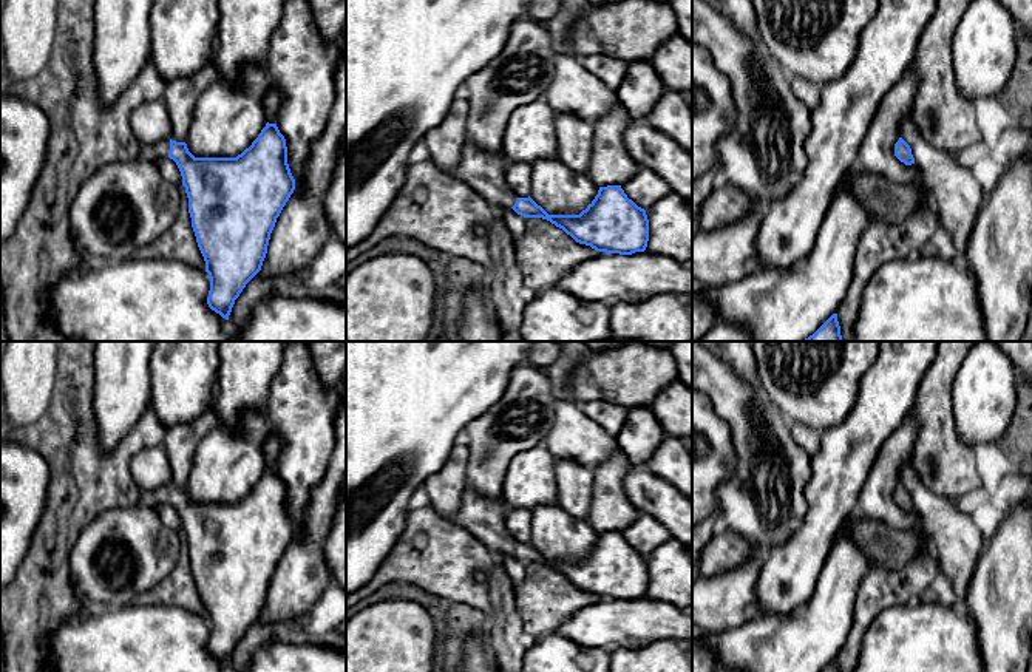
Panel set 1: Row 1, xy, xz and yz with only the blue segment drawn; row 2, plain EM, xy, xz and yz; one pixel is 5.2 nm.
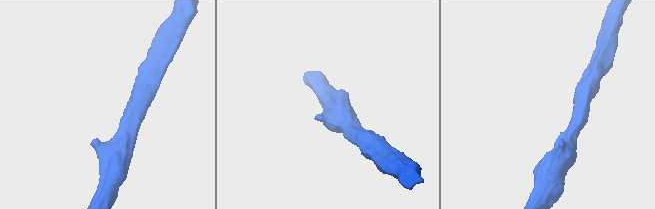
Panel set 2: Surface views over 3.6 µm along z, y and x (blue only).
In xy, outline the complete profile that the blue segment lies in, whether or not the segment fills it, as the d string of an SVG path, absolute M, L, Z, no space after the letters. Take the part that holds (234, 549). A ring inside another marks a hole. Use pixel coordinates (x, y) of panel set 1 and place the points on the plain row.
M267 468L252 491L236 504L195 504L185 488L171 485L142 490L141 493L139 504L142 505L158 507L167 502L176 508L188 544L192 573L205 607L205 618L210 624L207 650L222 664L229 666L235 646L246 630L261 616L277 564L295 536L295 525L287 510L286 485L277 470Z

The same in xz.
M471 487L450 519L479 539L493 555L510 553L524 564L542 564L562 575L576 589L596 598L632 601L644 598L649 587L646 556L627 544L621 531L599 533L595 545L579 561L548 561L530 542L518 544L507 531L508 507Z

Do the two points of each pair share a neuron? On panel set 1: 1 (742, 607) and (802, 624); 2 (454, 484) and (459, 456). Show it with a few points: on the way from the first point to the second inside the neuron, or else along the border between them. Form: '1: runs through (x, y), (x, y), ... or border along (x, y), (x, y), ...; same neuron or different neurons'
1: border along (760, 615), (726, 629); different neurons
2: runs through (454, 478), (456, 462); same neuron

